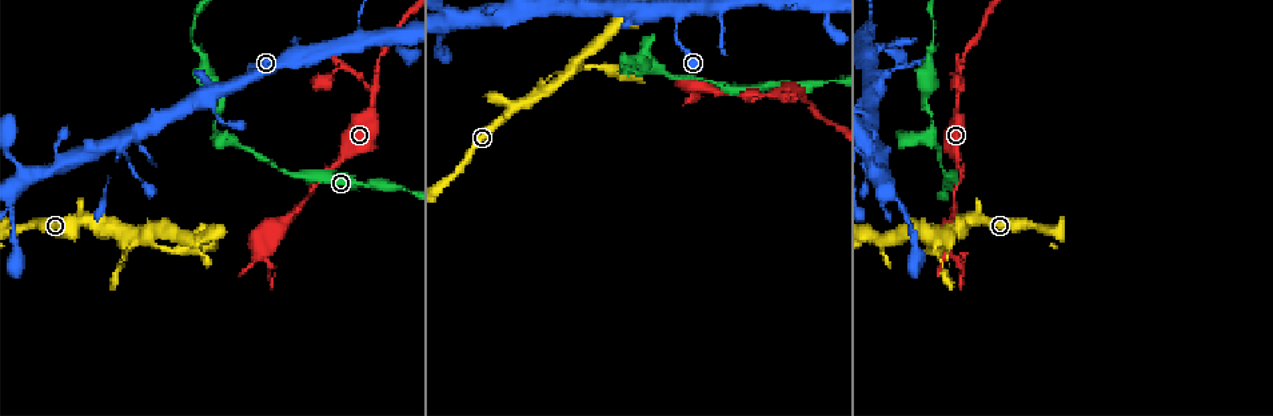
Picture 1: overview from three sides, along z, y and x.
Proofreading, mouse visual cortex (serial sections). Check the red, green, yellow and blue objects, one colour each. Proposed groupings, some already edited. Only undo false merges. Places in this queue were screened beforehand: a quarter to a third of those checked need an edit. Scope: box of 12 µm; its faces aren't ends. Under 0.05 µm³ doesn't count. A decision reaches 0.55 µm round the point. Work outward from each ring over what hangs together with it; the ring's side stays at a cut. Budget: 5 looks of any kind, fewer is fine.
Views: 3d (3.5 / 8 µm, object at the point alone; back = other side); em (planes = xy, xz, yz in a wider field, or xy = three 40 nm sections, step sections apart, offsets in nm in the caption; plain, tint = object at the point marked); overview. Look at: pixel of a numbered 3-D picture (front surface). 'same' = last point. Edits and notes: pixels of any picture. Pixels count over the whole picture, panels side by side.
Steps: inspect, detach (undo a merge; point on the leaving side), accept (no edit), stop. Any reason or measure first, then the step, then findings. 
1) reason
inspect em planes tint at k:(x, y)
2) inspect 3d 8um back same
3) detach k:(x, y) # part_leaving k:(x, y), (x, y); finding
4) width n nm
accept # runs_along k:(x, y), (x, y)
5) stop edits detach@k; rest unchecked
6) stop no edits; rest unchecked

a fork
inspect 3d 3.5um back at 1:(83, 219)

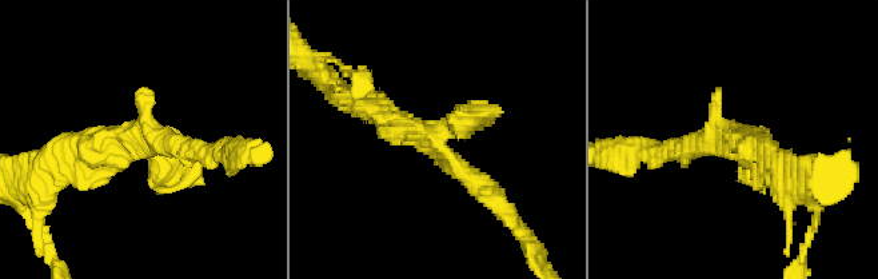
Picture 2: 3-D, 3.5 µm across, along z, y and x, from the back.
inspect em xy step 3 tint at 2:(436, 143)

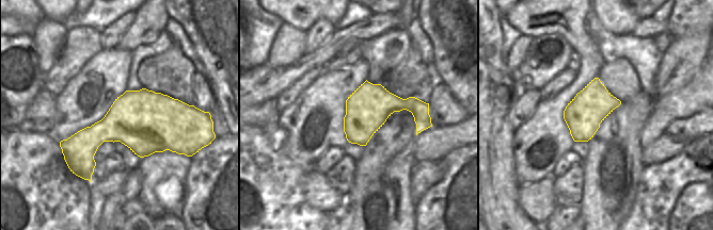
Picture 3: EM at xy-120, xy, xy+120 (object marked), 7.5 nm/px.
accept # runs_along 2:(499, 204), (422, 132), (359, 106); all the same cell

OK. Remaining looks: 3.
calibre changes
inspect 3d 8um at 1:(931, 143)

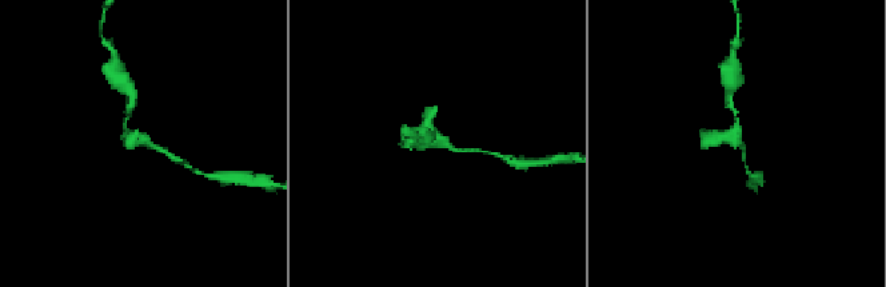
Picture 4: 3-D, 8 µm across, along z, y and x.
zoom in
inspect 3d 3.5um at 4:(437, 139)

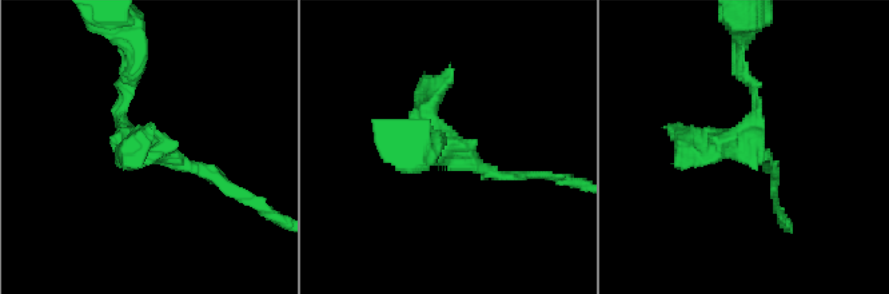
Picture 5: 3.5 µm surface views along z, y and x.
inspect em xy step 1 tint at 5:(749, 147)

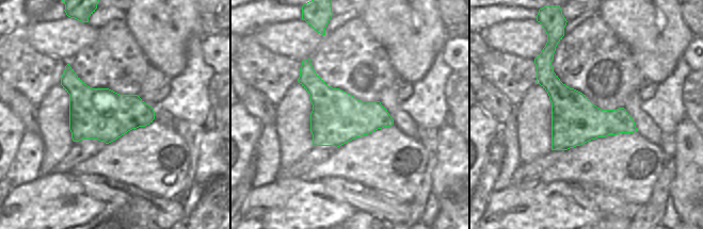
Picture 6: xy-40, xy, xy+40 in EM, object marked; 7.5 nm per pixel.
width 400 nm
detach 5:(438, 128) # part_leaving 5:(279, 221), (190, 167); two cells meet here

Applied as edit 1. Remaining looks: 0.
stop edits detach@5; rest unchecked

